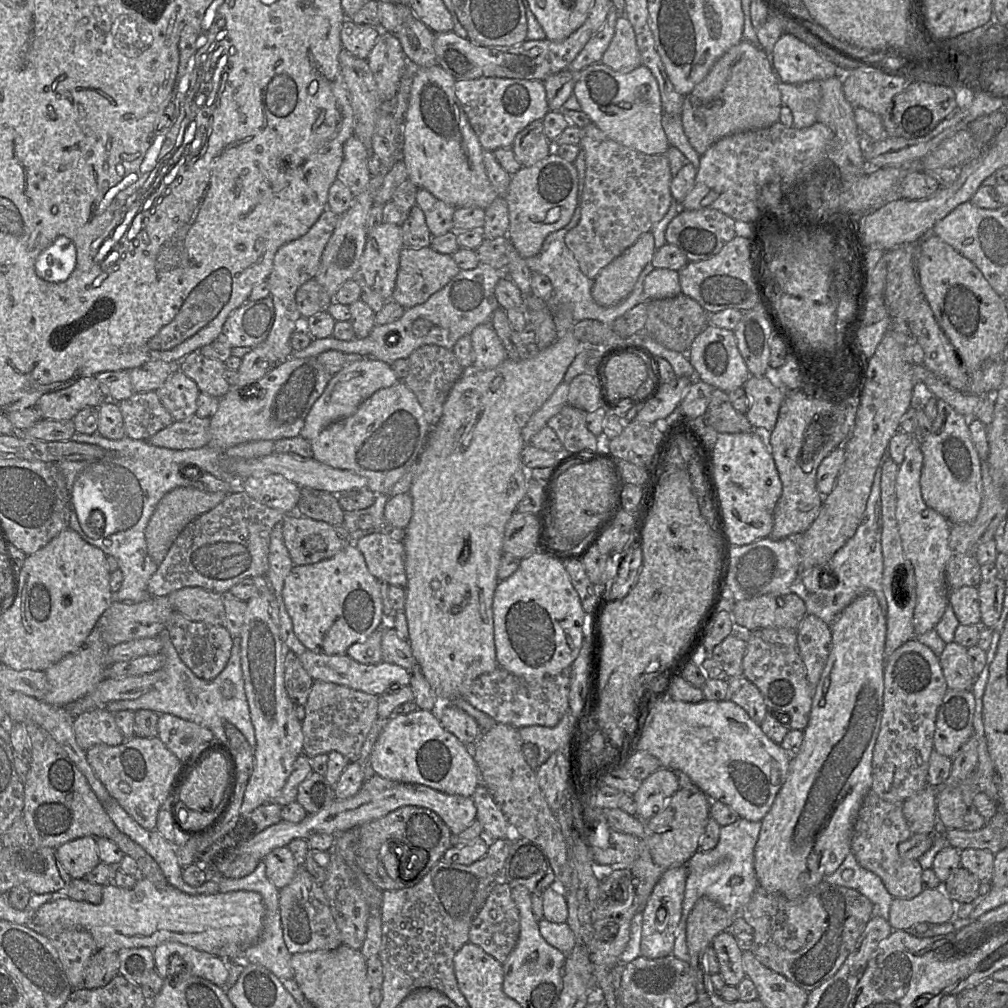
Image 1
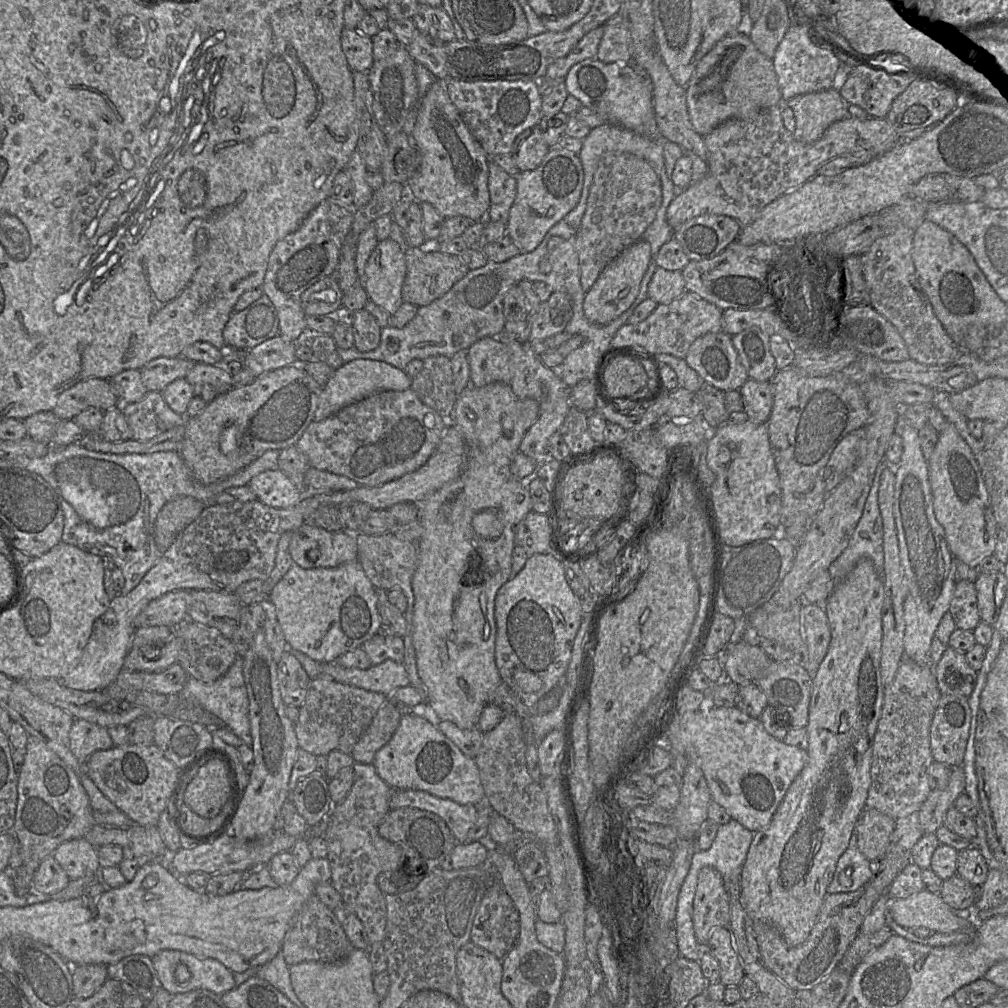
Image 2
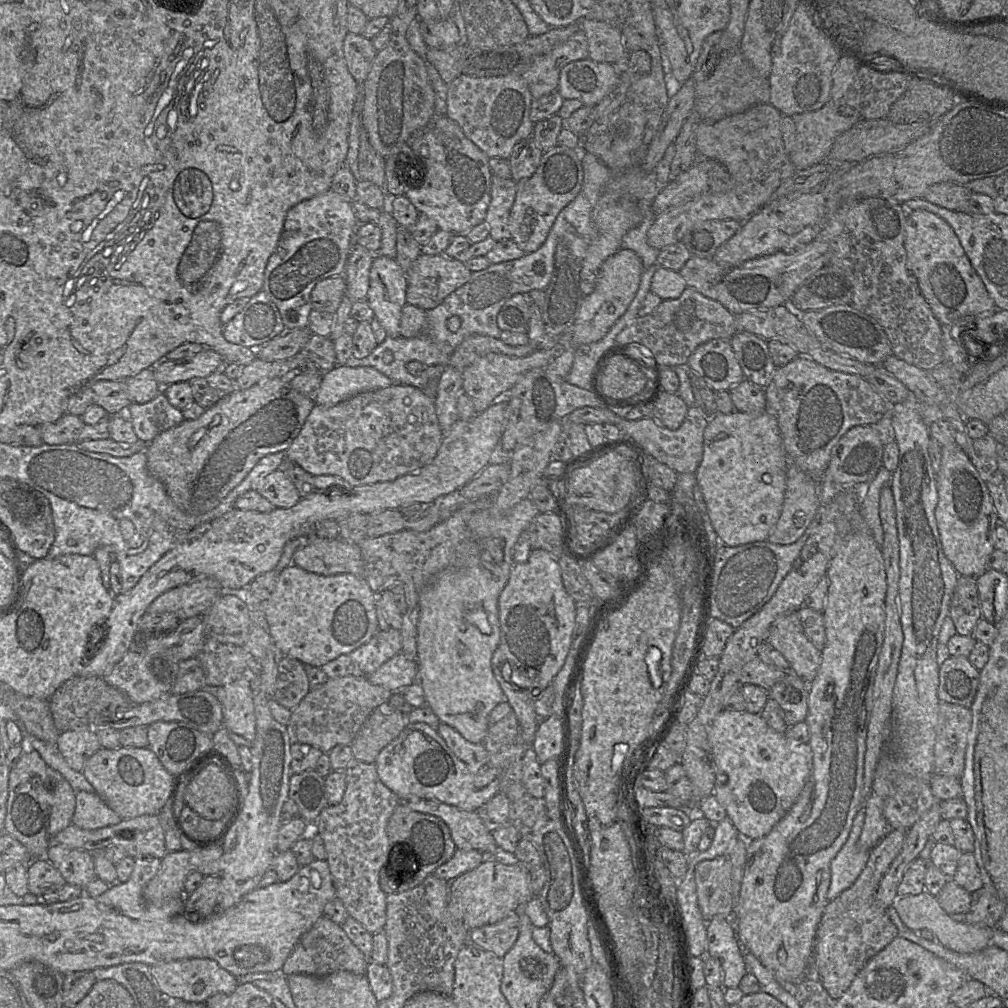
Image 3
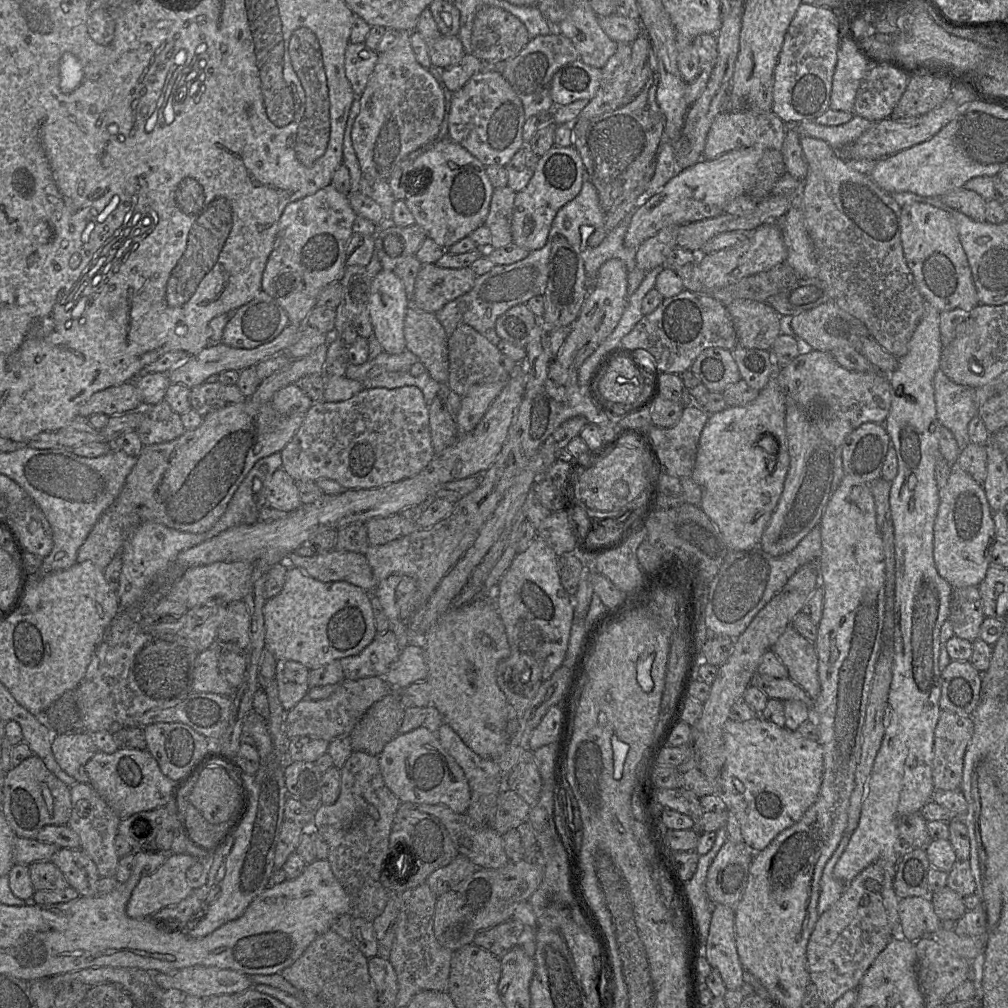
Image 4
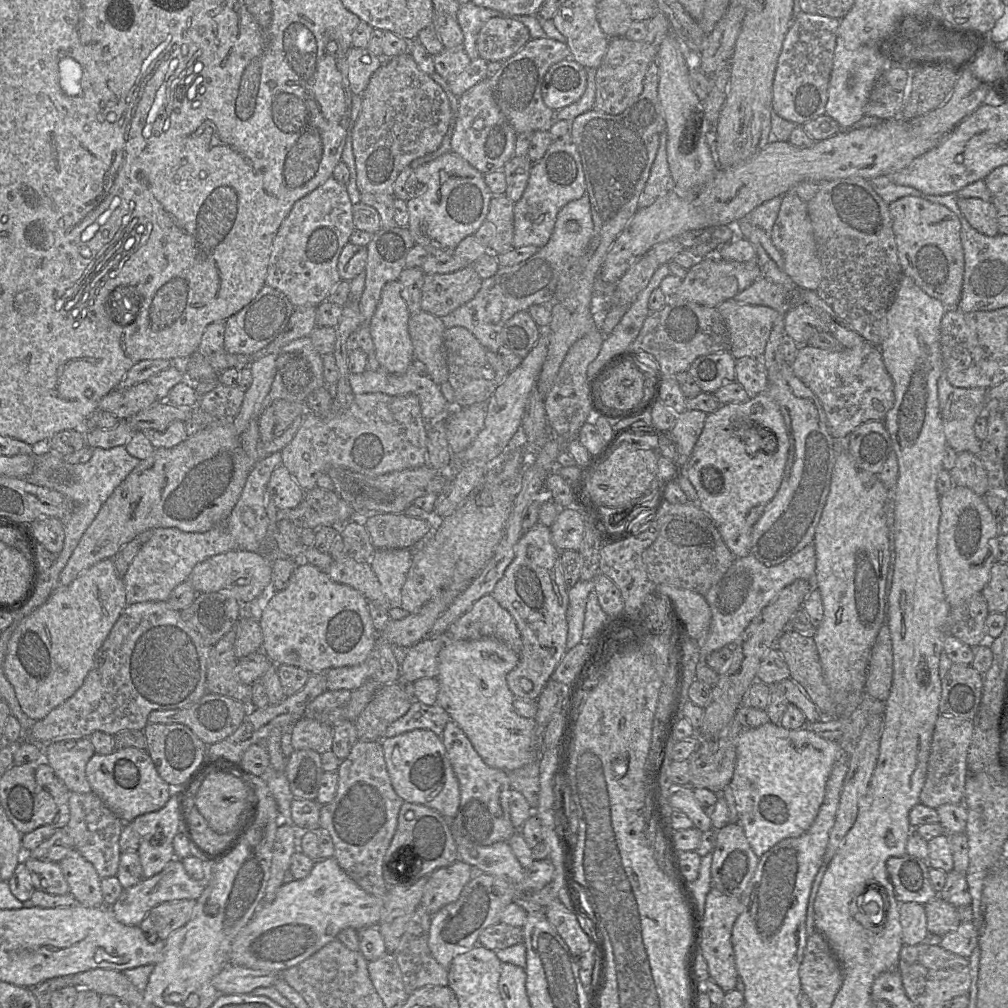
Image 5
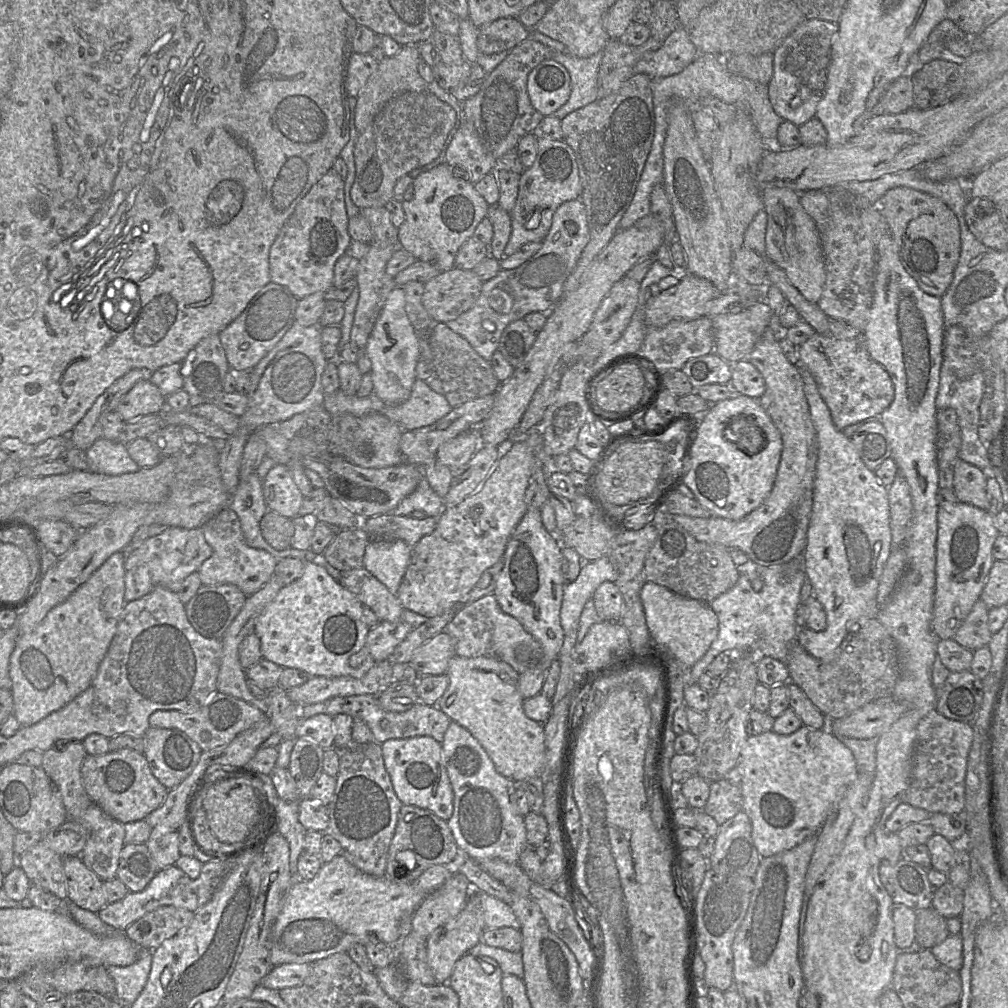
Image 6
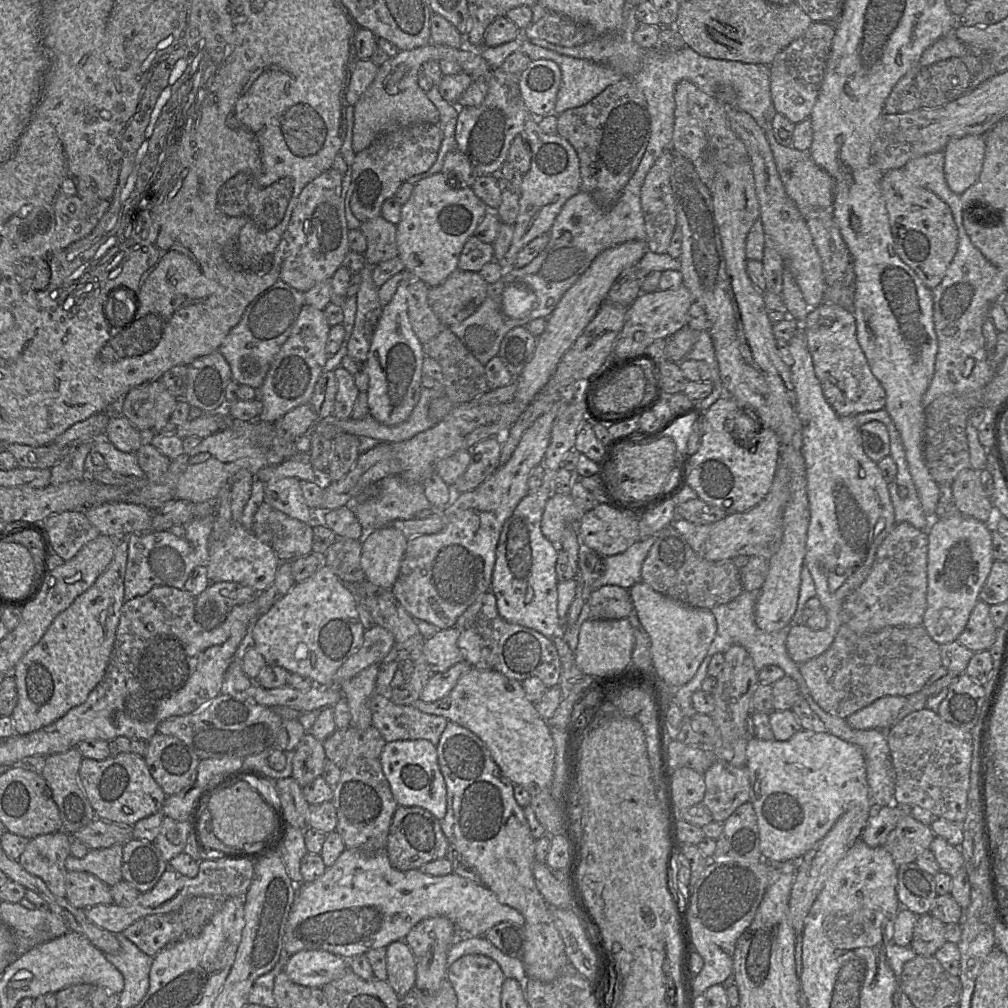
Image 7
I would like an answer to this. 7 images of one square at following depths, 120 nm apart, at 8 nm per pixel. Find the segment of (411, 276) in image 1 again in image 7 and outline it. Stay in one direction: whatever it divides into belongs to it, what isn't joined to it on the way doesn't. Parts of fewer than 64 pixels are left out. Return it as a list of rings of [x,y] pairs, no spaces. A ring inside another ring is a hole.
[[[456,269],[441,284],[429,288],[428,304],[444,326],[472,315],[487,296],[488,283],[478,272]]]

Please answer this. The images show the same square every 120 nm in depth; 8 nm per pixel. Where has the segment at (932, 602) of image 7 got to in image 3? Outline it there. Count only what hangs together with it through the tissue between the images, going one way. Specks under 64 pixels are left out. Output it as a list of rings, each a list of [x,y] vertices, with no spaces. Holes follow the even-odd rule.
[[[956,444],[941,447],[942,457],[939,471],[935,474],[938,502],[935,519],[943,552],[959,575],[978,577],[987,567],[986,560],[995,549],[994,531],[999,523],[986,482],[972,464],[967,454]]]

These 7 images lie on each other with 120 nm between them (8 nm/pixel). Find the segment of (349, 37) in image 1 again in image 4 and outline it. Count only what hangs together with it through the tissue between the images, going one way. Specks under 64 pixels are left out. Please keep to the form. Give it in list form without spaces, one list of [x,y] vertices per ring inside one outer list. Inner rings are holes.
[[[364,42],[350,43],[345,51],[345,75],[355,98],[361,96],[378,61],[379,53],[368,48]]]

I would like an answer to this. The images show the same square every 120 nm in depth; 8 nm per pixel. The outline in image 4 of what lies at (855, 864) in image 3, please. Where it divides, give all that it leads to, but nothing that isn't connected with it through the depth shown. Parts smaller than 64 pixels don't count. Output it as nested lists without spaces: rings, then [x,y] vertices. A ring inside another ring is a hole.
[[[850,831],[842,836],[837,848],[824,866],[817,904],[818,915],[827,911],[841,897],[848,884],[836,879],[833,875],[833,869],[847,847],[852,833],[853,831]]]

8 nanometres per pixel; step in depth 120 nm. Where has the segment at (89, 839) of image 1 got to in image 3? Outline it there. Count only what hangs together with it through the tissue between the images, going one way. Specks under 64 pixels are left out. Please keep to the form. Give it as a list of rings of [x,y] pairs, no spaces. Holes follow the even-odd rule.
[[[51,844],[45,857],[62,875],[67,884],[86,888],[96,878],[93,854]]]

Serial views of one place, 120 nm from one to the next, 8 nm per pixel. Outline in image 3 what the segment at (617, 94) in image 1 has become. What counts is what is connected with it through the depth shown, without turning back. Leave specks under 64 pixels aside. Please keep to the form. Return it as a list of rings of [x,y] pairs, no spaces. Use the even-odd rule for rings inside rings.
[[[577,60],[562,68],[557,90],[564,100],[575,99],[593,107],[615,87],[619,76],[614,64]]]

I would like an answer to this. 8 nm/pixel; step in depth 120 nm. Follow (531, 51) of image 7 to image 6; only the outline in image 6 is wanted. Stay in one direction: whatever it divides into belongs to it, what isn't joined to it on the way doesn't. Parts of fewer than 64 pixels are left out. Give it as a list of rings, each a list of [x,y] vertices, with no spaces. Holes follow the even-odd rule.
[[[560,52],[552,53],[551,59],[562,64],[570,75],[570,94],[567,101],[550,116],[559,119],[582,108],[598,98],[597,75],[603,52],[588,58],[579,58]]]

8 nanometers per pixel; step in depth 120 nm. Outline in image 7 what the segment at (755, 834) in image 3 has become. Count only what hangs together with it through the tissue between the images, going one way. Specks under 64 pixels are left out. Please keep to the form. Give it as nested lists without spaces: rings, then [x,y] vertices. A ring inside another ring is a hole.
[[[800,729],[786,741],[749,738],[746,746],[746,767],[750,778],[750,799],[755,810],[759,828],[760,851],[765,860],[772,864],[797,863],[833,827],[839,817],[852,807],[870,807],[869,787],[866,779],[866,765],[862,749],[829,732],[814,732]]]

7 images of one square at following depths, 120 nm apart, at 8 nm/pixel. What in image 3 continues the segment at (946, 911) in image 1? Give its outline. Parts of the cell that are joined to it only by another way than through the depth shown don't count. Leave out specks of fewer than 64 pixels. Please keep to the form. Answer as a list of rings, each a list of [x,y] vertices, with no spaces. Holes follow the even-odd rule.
[[[924,890],[918,895],[906,895],[897,898],[893,904],[902,923],[912,931],[920,929],[930,930],[935,935],[935,940],[944,947],[963,954],[971,954],[985,949],[991,944],[992,930],[986,925],[957,922],[946,913],[936,896]]]

